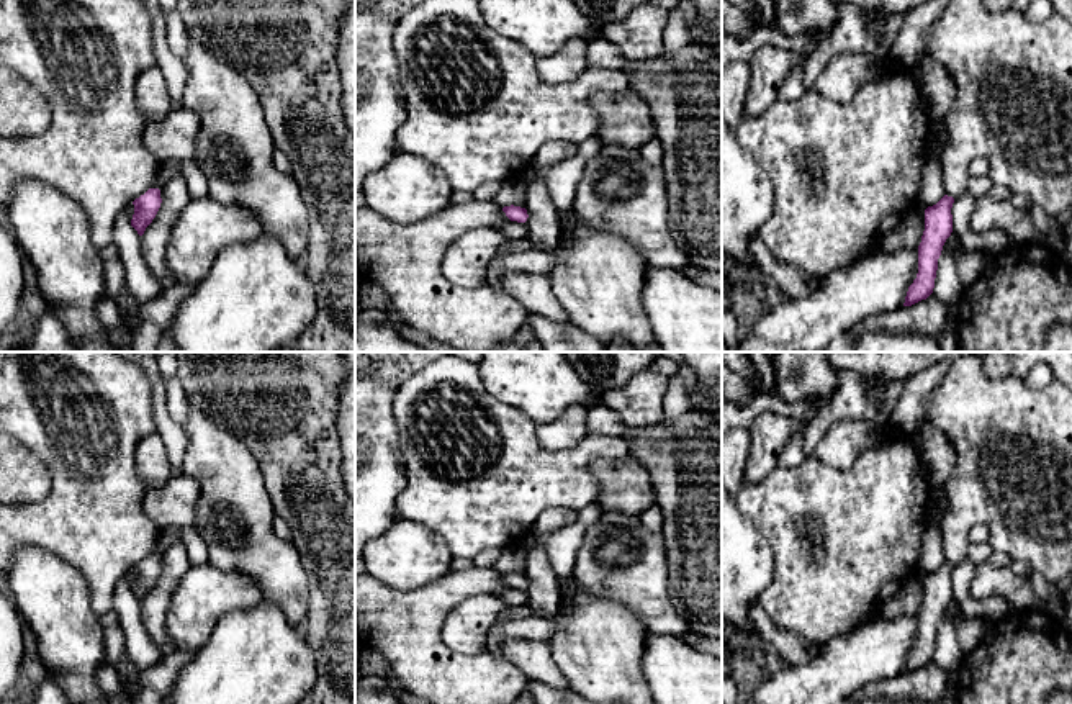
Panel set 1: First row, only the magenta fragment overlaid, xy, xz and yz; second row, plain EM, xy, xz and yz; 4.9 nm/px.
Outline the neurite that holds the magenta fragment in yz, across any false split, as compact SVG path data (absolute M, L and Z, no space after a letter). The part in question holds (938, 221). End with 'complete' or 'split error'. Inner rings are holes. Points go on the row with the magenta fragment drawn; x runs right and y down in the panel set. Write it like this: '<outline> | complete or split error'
M944 195L936 205L925 210L925 231L918 246L918 273L908 287L903 306L912 306L933 293L938 259L953 232L953 203L954 198Z | complete

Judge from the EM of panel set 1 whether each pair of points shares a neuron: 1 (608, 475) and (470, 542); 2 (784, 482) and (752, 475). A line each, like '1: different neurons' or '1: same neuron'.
1: different neurons
2: different neurons

